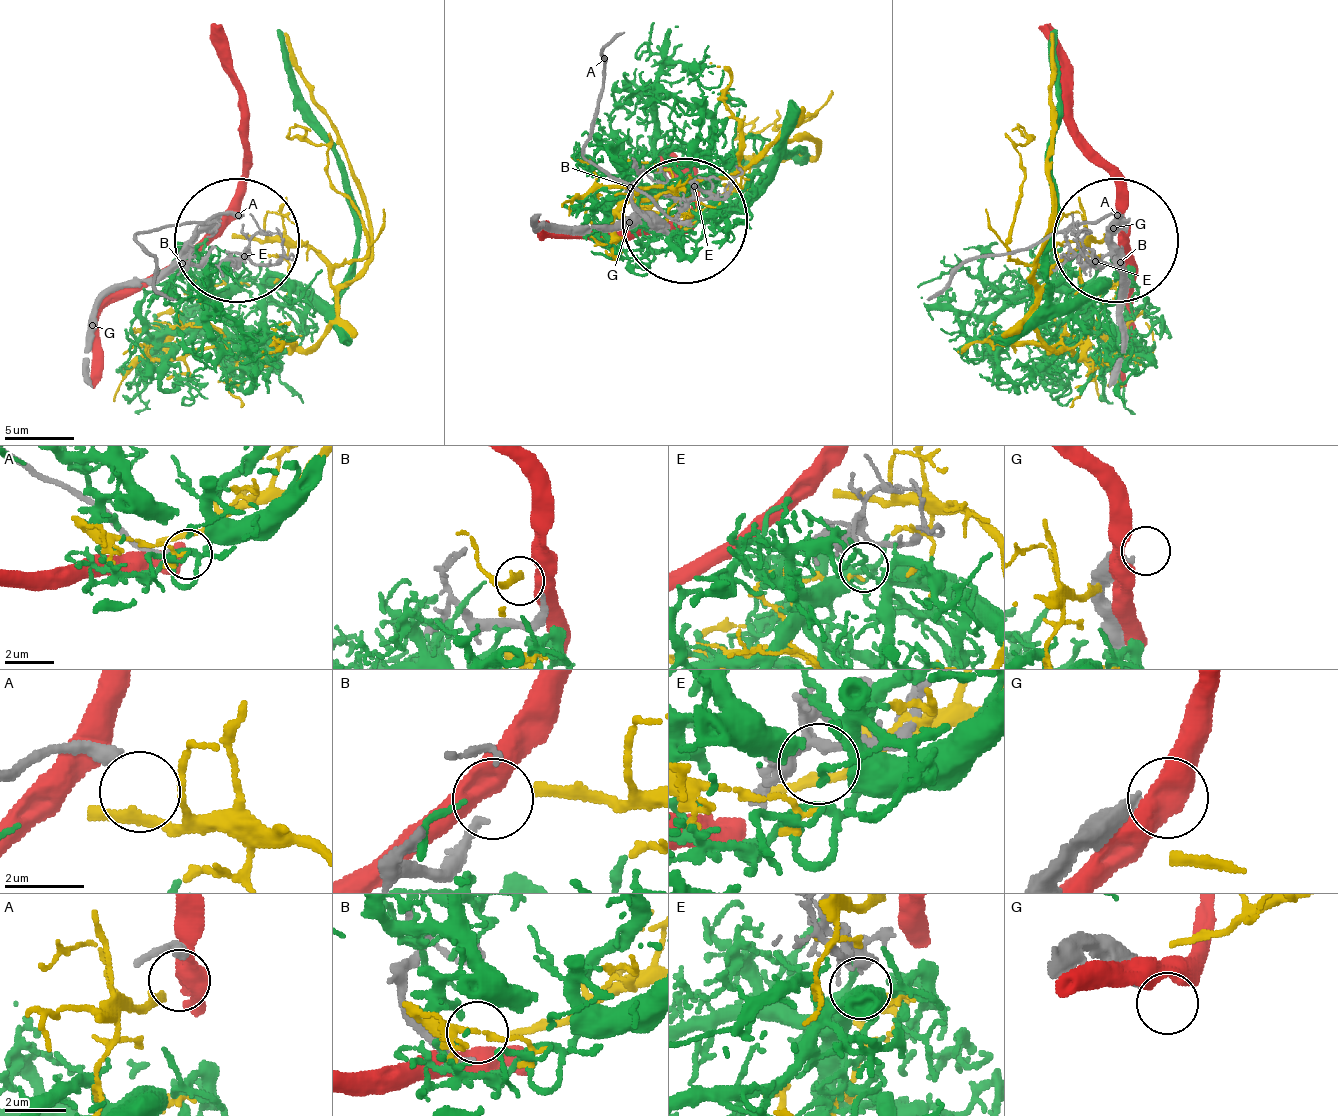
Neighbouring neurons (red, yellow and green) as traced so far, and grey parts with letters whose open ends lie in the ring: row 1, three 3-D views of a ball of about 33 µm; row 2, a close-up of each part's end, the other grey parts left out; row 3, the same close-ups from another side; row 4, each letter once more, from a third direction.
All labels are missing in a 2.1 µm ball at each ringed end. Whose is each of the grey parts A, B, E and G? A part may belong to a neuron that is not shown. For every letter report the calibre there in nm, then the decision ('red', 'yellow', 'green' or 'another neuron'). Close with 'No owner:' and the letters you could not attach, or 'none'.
A: calibre 380 nm; another neuron
B: calibre 200 nm; yellow
E: calibre 300 nm; green
G: calibre 440 nm; another neuron
No owner: A, G

